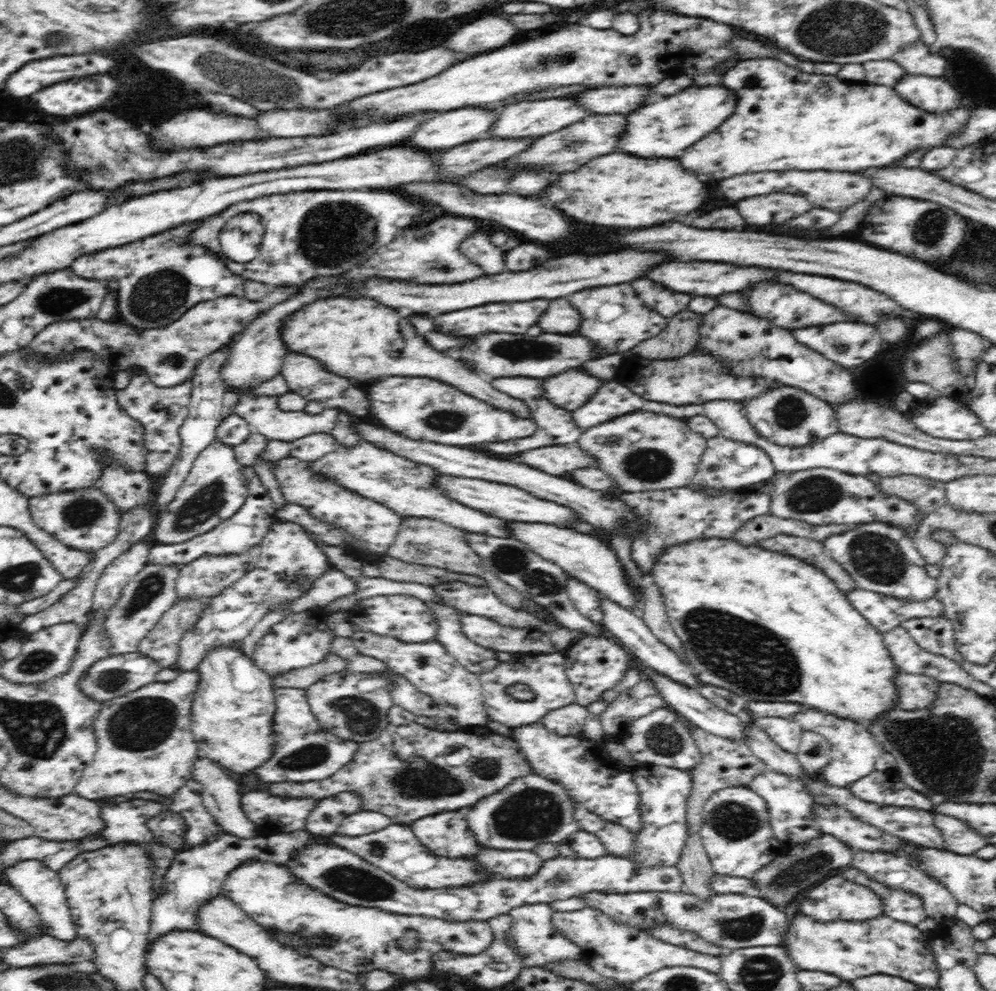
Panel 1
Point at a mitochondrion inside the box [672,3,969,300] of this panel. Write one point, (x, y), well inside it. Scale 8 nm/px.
(933, 228)

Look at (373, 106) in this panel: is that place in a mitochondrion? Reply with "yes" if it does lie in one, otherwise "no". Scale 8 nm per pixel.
no

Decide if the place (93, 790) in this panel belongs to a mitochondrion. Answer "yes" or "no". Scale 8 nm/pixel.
no

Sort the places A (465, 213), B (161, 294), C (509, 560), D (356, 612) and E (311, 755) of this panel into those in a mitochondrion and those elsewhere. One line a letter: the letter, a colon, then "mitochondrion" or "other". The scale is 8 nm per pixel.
A: other
B: mitochondrion
C: mitochondrion
D: other
E: mitochondrion

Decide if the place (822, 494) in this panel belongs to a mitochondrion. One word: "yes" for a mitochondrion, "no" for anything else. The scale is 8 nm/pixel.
yes

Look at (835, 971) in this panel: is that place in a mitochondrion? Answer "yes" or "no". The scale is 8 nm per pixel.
no

